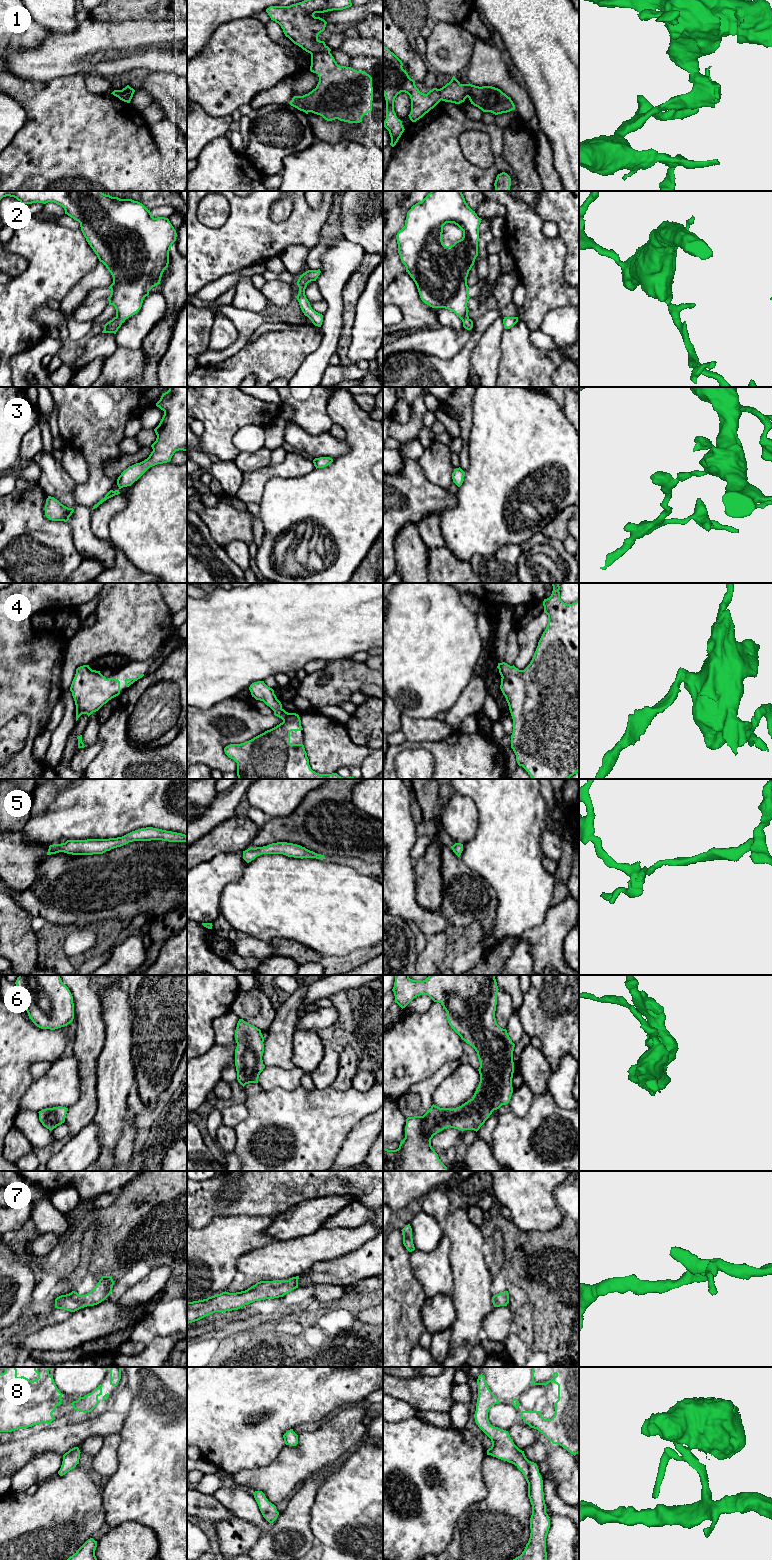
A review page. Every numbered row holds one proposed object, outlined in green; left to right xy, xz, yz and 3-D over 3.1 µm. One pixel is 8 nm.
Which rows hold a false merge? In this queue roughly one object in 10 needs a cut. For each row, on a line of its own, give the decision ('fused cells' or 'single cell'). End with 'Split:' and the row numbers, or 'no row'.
1: fused cells
2: single cell
3: single cell
4: single cell
5: single cell
6: single cell
7: single cell
8: single cell
Split: 1

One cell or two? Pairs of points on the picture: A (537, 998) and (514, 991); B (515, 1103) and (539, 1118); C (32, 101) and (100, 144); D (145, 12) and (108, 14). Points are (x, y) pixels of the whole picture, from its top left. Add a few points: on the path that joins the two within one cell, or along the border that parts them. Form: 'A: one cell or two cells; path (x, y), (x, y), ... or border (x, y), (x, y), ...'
A: two cells; border (523, 994), (523, 1000), (516, 1011)
B: two cells; border (533, 1095), (523, 1116), (511, 1111)
C: one cell; path (49, 107), (83, 141)
D: one cell; path (136, 12), (117, 12)

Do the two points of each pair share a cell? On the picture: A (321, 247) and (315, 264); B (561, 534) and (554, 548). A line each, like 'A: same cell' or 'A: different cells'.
A: same cell
B: different cells

